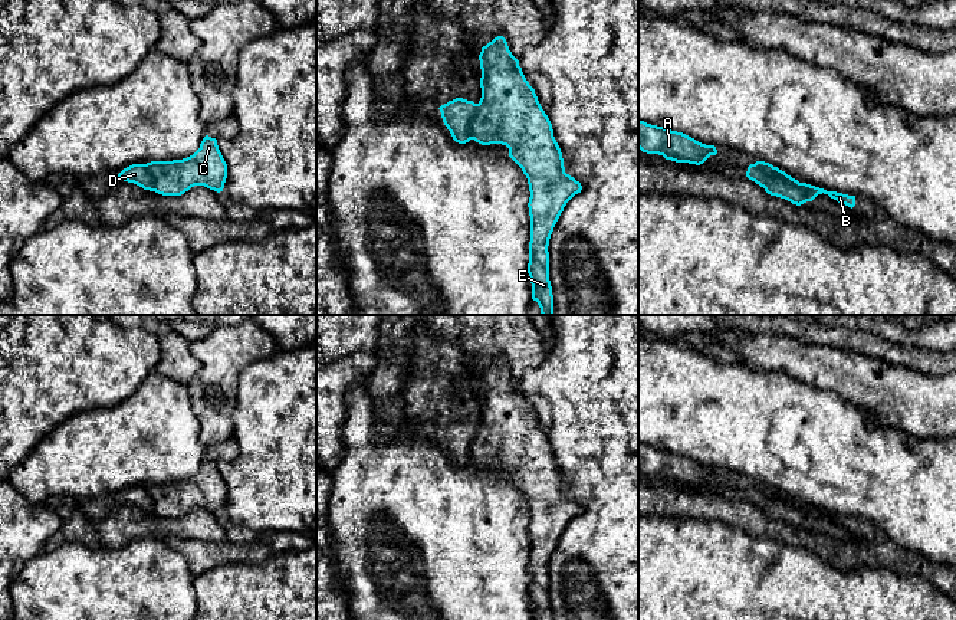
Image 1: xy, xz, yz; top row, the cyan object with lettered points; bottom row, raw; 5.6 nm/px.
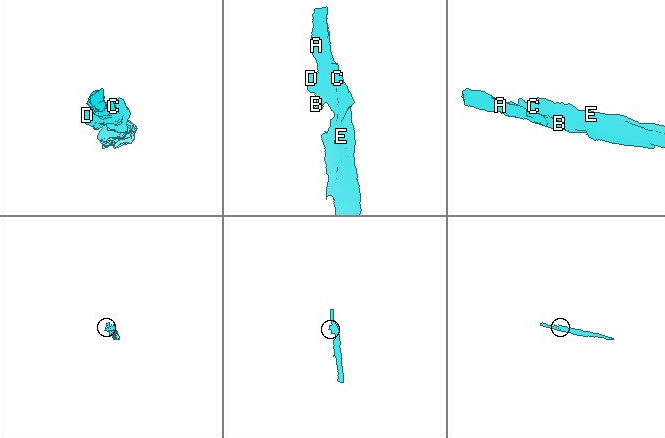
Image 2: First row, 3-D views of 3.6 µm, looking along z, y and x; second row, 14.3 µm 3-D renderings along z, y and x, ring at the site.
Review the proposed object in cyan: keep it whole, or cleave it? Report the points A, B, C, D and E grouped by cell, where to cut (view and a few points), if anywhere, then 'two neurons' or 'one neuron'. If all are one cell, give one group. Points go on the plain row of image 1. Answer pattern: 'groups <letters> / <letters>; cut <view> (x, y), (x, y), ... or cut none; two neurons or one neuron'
groups A B C E / D; cut xz (478, 426), (470, 445), (470, 461); two neurons

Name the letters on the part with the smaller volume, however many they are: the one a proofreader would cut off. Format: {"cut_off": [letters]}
{"cut_off": ["D"]}

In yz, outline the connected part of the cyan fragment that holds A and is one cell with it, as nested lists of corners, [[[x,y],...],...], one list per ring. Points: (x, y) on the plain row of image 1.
[[[638,442],[638,470],[647,476],[658,476],[676,485],[700,488],[710,478],[716,478],[714,468],[706,468],[694,460]]]

